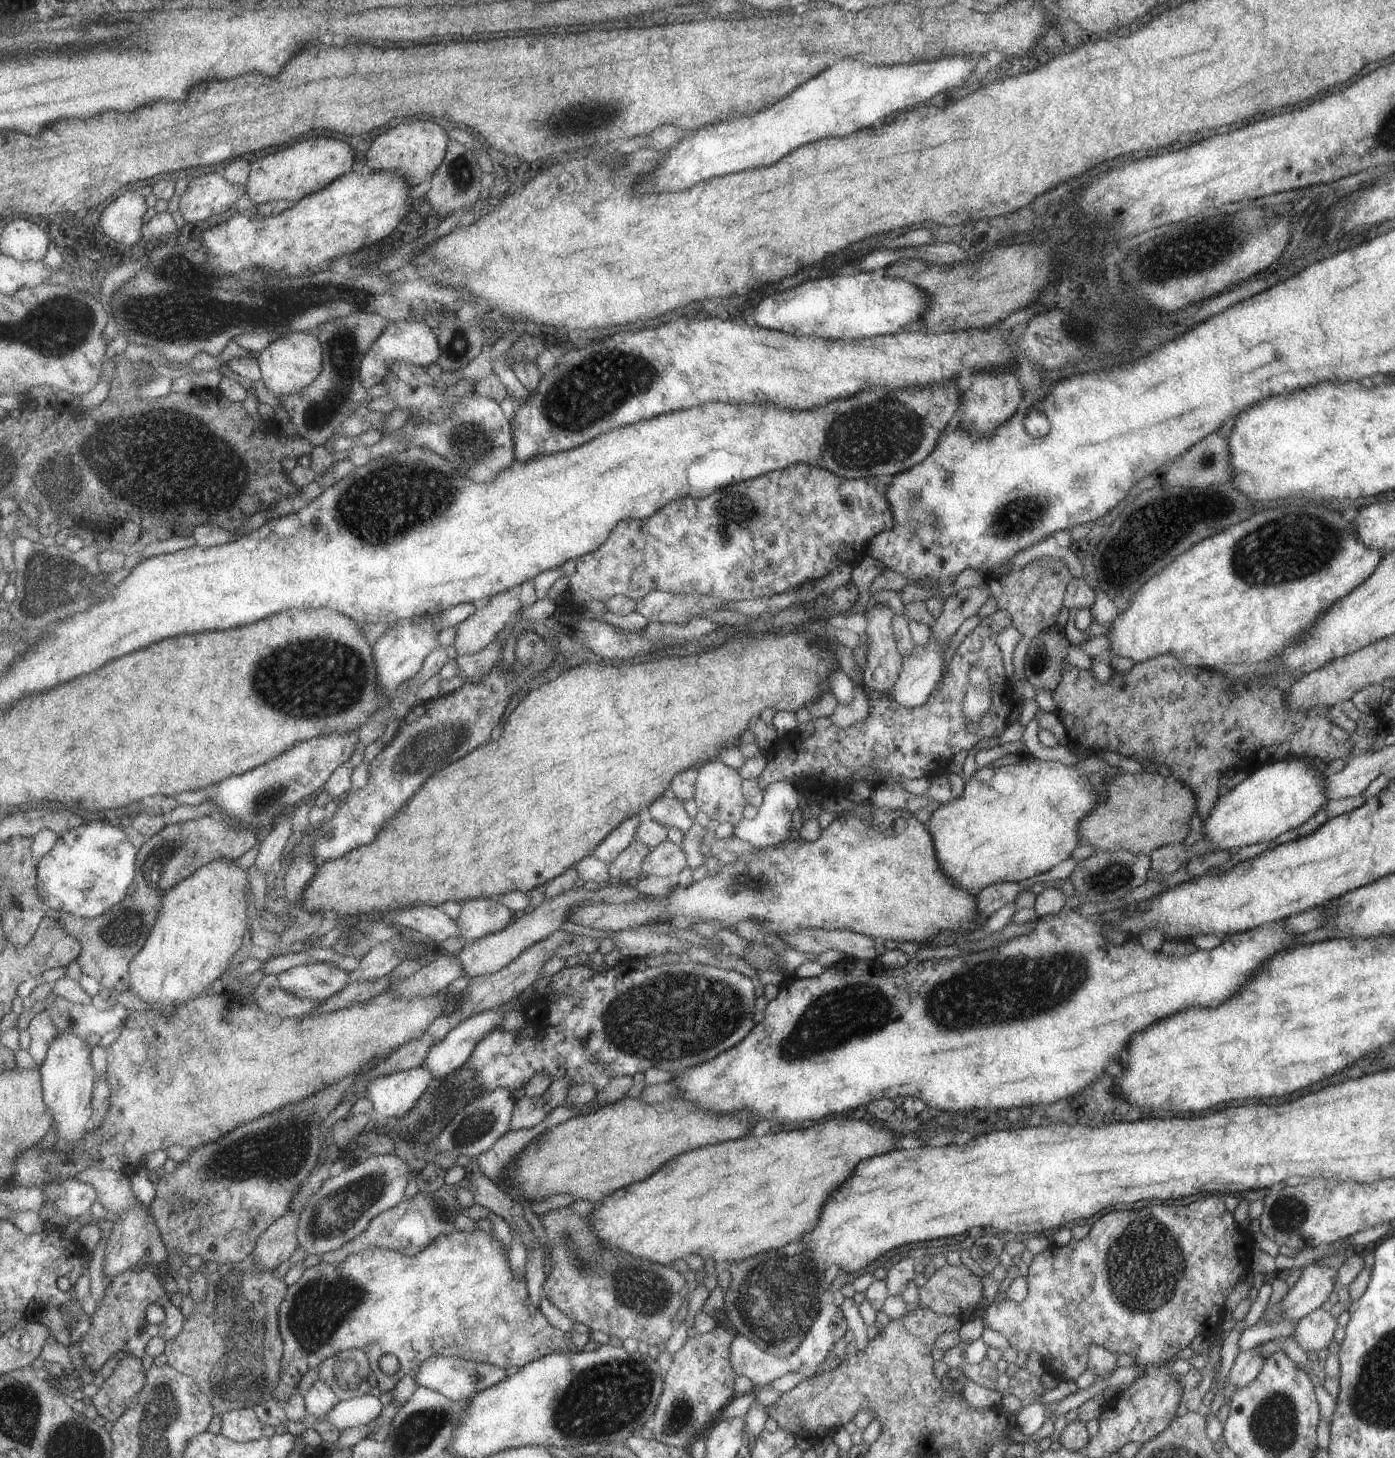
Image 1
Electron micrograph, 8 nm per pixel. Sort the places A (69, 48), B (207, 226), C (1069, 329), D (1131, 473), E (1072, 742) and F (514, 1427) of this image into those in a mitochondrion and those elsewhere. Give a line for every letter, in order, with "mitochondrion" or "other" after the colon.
A: other
B: other
C: mitochondrion
D: other
E: other
F: other

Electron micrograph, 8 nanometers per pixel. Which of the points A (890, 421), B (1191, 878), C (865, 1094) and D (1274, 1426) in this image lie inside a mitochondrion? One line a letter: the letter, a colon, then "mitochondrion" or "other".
A: mitochondrion
B: other
C: other
D: mitochondrion

